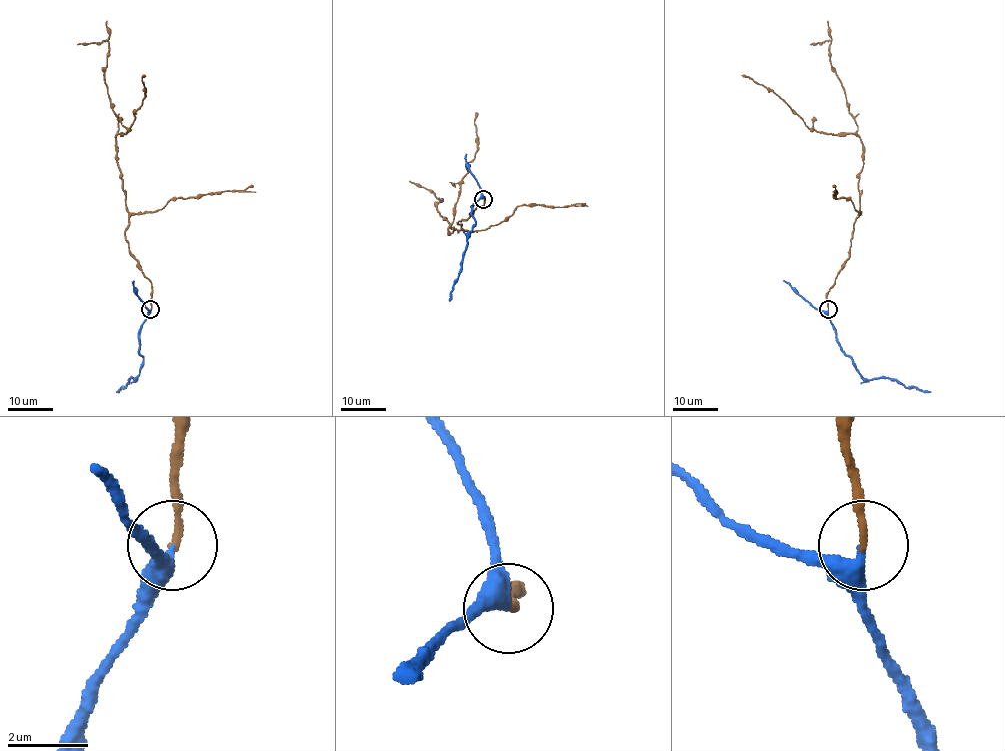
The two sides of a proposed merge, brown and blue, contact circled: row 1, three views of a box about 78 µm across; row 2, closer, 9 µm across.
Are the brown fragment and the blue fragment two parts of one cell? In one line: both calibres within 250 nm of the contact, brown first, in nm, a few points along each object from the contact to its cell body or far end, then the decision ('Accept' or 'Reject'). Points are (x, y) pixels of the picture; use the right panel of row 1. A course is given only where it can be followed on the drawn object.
Thickness 170 nm (brown) against 360 nm. Course of brown: (828, 309), (827, 292), (848, 258), (858, 213), (862, 140), (851, 133), (811, 130), (781, 98), (741, 75). Course of blue: (828, 309), (836, 341), (864, 378), (895, 379), (906, 387), (930, 392). Accept

